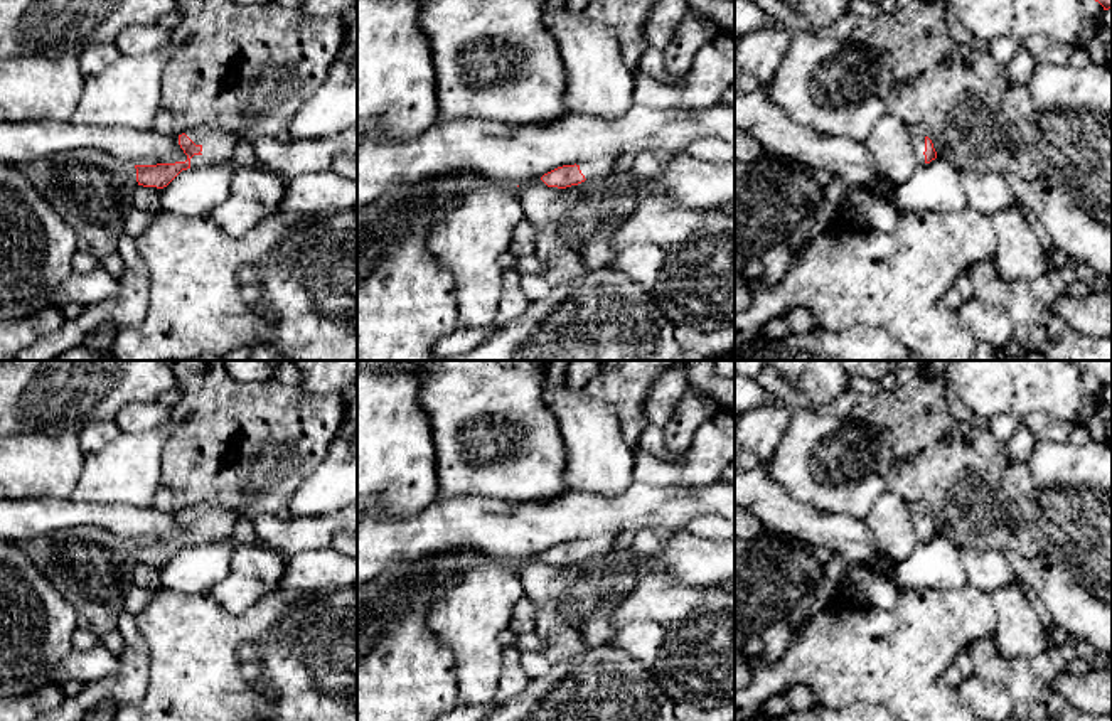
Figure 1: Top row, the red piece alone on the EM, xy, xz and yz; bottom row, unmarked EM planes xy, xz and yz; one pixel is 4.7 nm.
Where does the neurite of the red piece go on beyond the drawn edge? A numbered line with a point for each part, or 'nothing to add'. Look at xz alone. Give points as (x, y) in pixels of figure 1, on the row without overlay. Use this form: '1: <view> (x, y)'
1: xz (602, 543)

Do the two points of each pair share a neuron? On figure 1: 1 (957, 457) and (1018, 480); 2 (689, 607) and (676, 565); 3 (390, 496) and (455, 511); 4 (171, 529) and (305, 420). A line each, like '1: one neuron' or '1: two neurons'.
1: two neurons
2: two neurons
3: two neurons
4: two neurons

